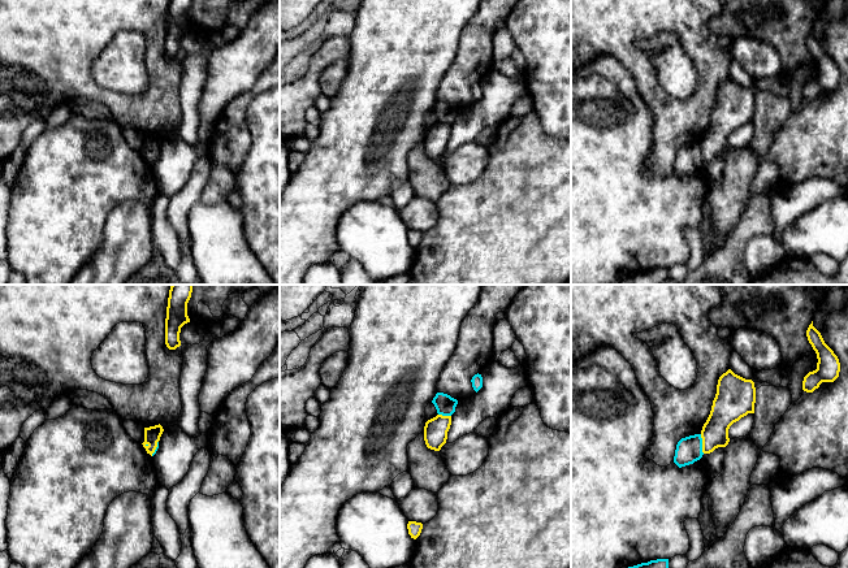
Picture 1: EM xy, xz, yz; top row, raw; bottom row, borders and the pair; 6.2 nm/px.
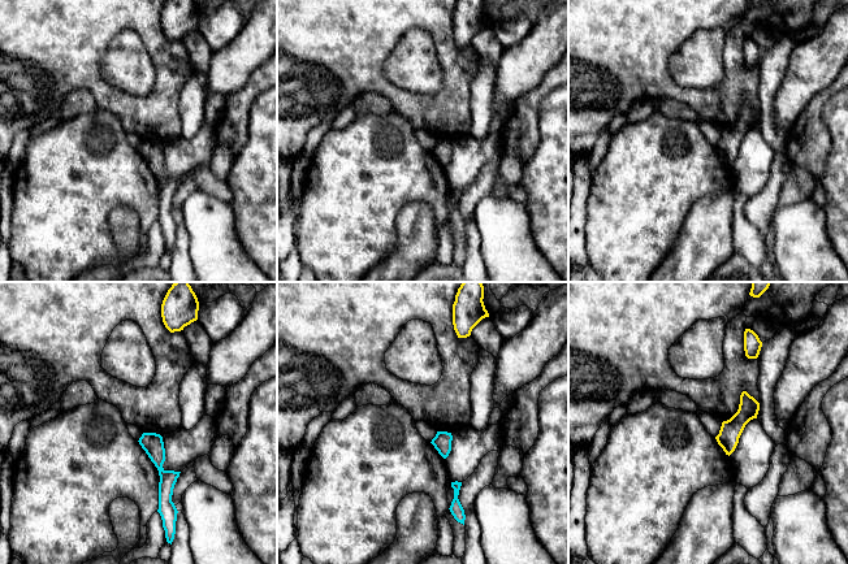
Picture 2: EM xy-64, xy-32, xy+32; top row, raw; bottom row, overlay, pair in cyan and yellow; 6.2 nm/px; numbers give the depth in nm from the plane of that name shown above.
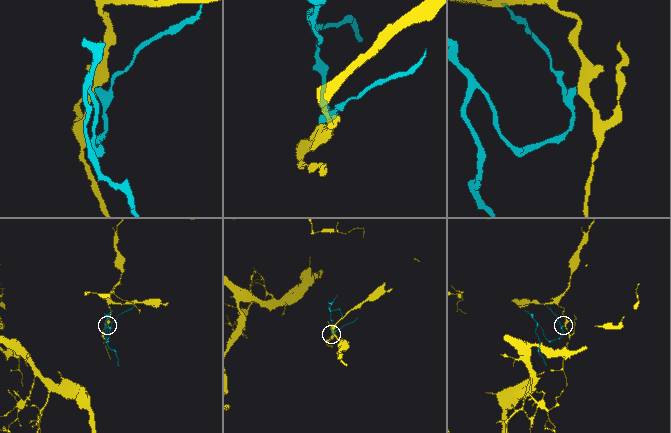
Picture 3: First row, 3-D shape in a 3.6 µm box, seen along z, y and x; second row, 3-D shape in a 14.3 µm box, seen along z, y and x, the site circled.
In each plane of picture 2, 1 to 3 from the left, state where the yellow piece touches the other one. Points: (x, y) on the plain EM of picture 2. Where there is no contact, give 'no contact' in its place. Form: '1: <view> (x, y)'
1: no contact
2: no contact
3: no contact

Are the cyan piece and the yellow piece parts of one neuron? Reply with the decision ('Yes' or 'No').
No

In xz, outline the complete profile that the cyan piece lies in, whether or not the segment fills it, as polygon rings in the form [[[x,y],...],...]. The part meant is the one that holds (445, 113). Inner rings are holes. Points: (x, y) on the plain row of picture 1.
[[[437,101],[432,112],[434,113],[438,123],[451,125],[455,121],[458,109],[447,103]]]

